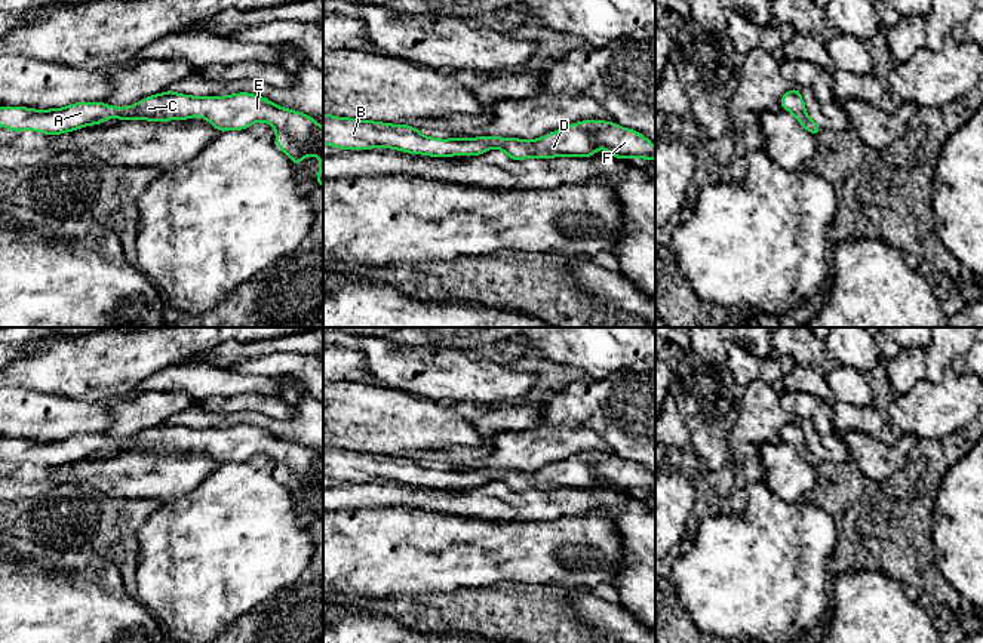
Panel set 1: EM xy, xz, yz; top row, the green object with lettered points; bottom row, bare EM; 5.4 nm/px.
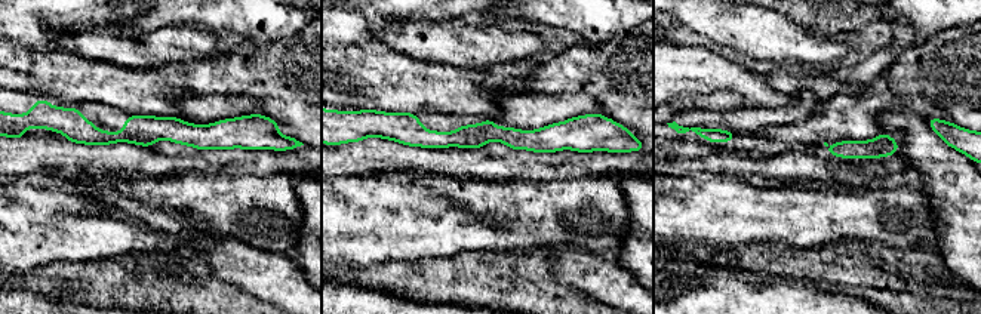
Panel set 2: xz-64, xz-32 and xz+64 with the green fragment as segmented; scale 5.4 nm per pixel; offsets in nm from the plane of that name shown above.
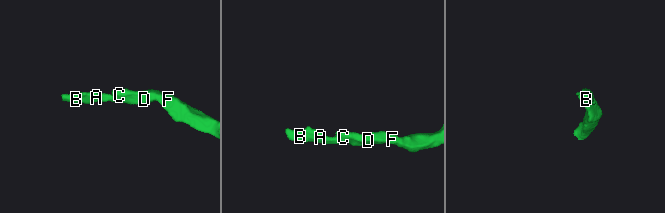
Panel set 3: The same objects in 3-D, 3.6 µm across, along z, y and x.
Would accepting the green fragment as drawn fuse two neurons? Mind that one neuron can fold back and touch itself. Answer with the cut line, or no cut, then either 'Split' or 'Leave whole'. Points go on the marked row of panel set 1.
No split. Leave whole

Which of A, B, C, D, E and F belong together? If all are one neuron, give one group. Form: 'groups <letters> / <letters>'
groups A B C D E F

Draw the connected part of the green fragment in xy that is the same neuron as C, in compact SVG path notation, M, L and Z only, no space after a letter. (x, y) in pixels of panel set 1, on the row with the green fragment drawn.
M168 90L147 96L130 107L111 107L104 102L76 102L64 108L33 110L0 107L0 126L15 132L34 130L61 135L107 119L119 120L187 120L206 119L216 132L242 130L256 121L265 121L276 130L276 145L294 164L305 156L320 159L317 184L323 187L323 127L310 116L288 110L248 92L227 96L190 96Z

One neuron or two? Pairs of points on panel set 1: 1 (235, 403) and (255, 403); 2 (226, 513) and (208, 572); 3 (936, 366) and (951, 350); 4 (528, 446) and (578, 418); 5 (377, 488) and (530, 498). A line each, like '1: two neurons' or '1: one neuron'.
1: one neuron
2: one neuron
3: one neuron
4: two neurons
5: one neuron

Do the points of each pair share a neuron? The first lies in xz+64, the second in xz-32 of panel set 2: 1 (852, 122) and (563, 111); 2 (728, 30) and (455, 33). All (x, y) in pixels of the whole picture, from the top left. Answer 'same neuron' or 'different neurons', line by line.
1: same neuron
2: same neuron

